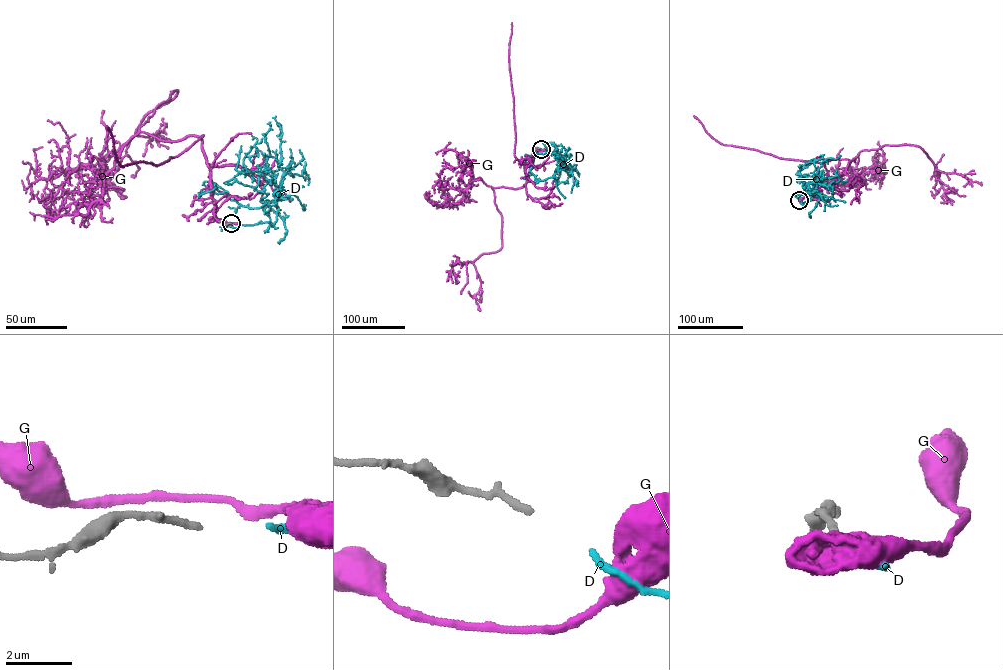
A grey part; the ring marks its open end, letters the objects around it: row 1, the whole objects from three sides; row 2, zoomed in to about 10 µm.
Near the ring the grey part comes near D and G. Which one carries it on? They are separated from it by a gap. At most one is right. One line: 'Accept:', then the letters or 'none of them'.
Accept: D

